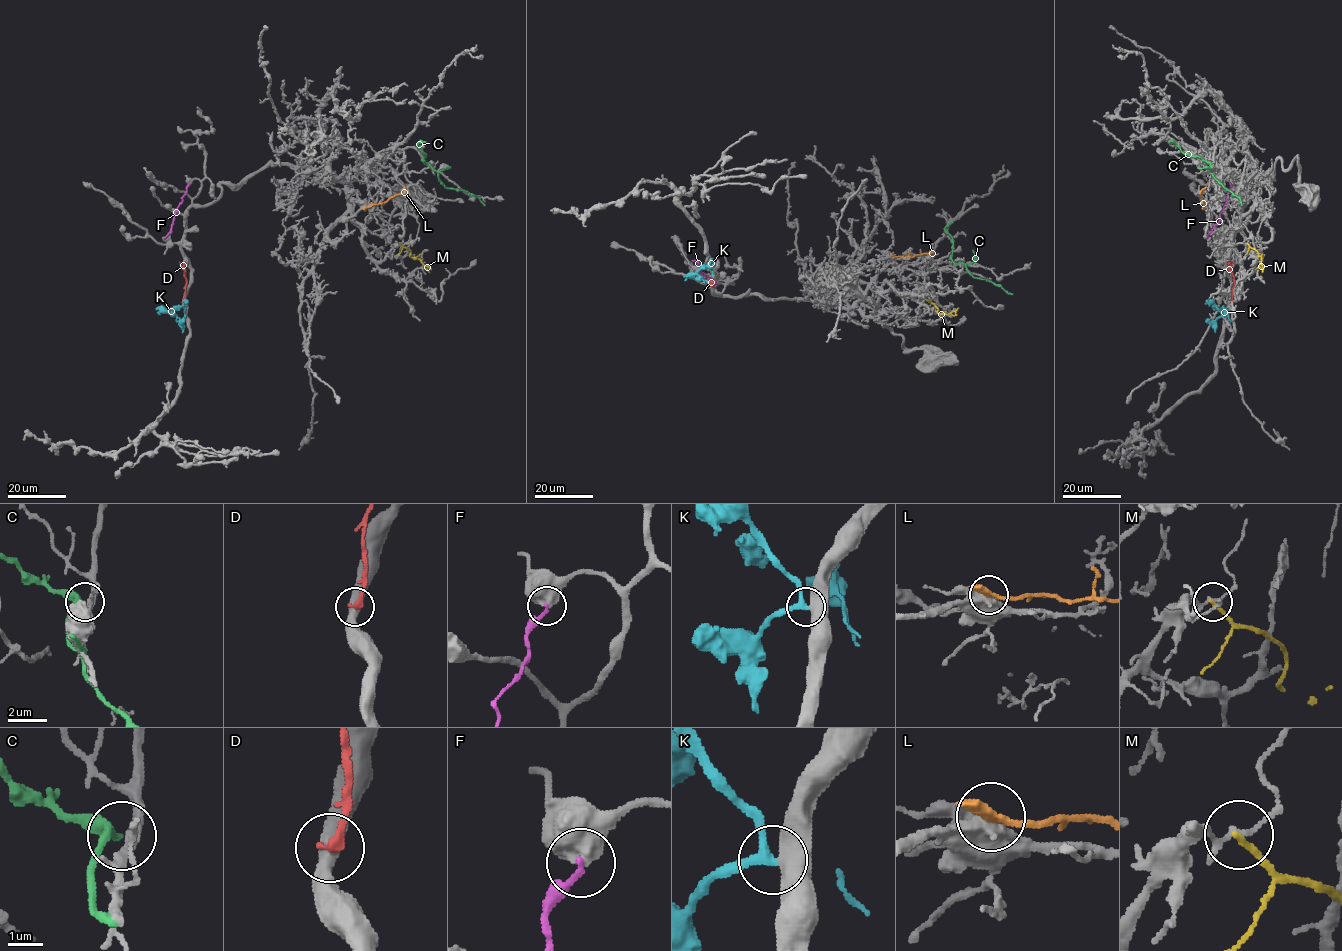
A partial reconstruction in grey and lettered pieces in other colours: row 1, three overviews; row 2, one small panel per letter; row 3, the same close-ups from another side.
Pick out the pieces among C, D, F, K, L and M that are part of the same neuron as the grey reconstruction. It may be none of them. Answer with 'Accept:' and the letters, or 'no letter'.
Accept: K

